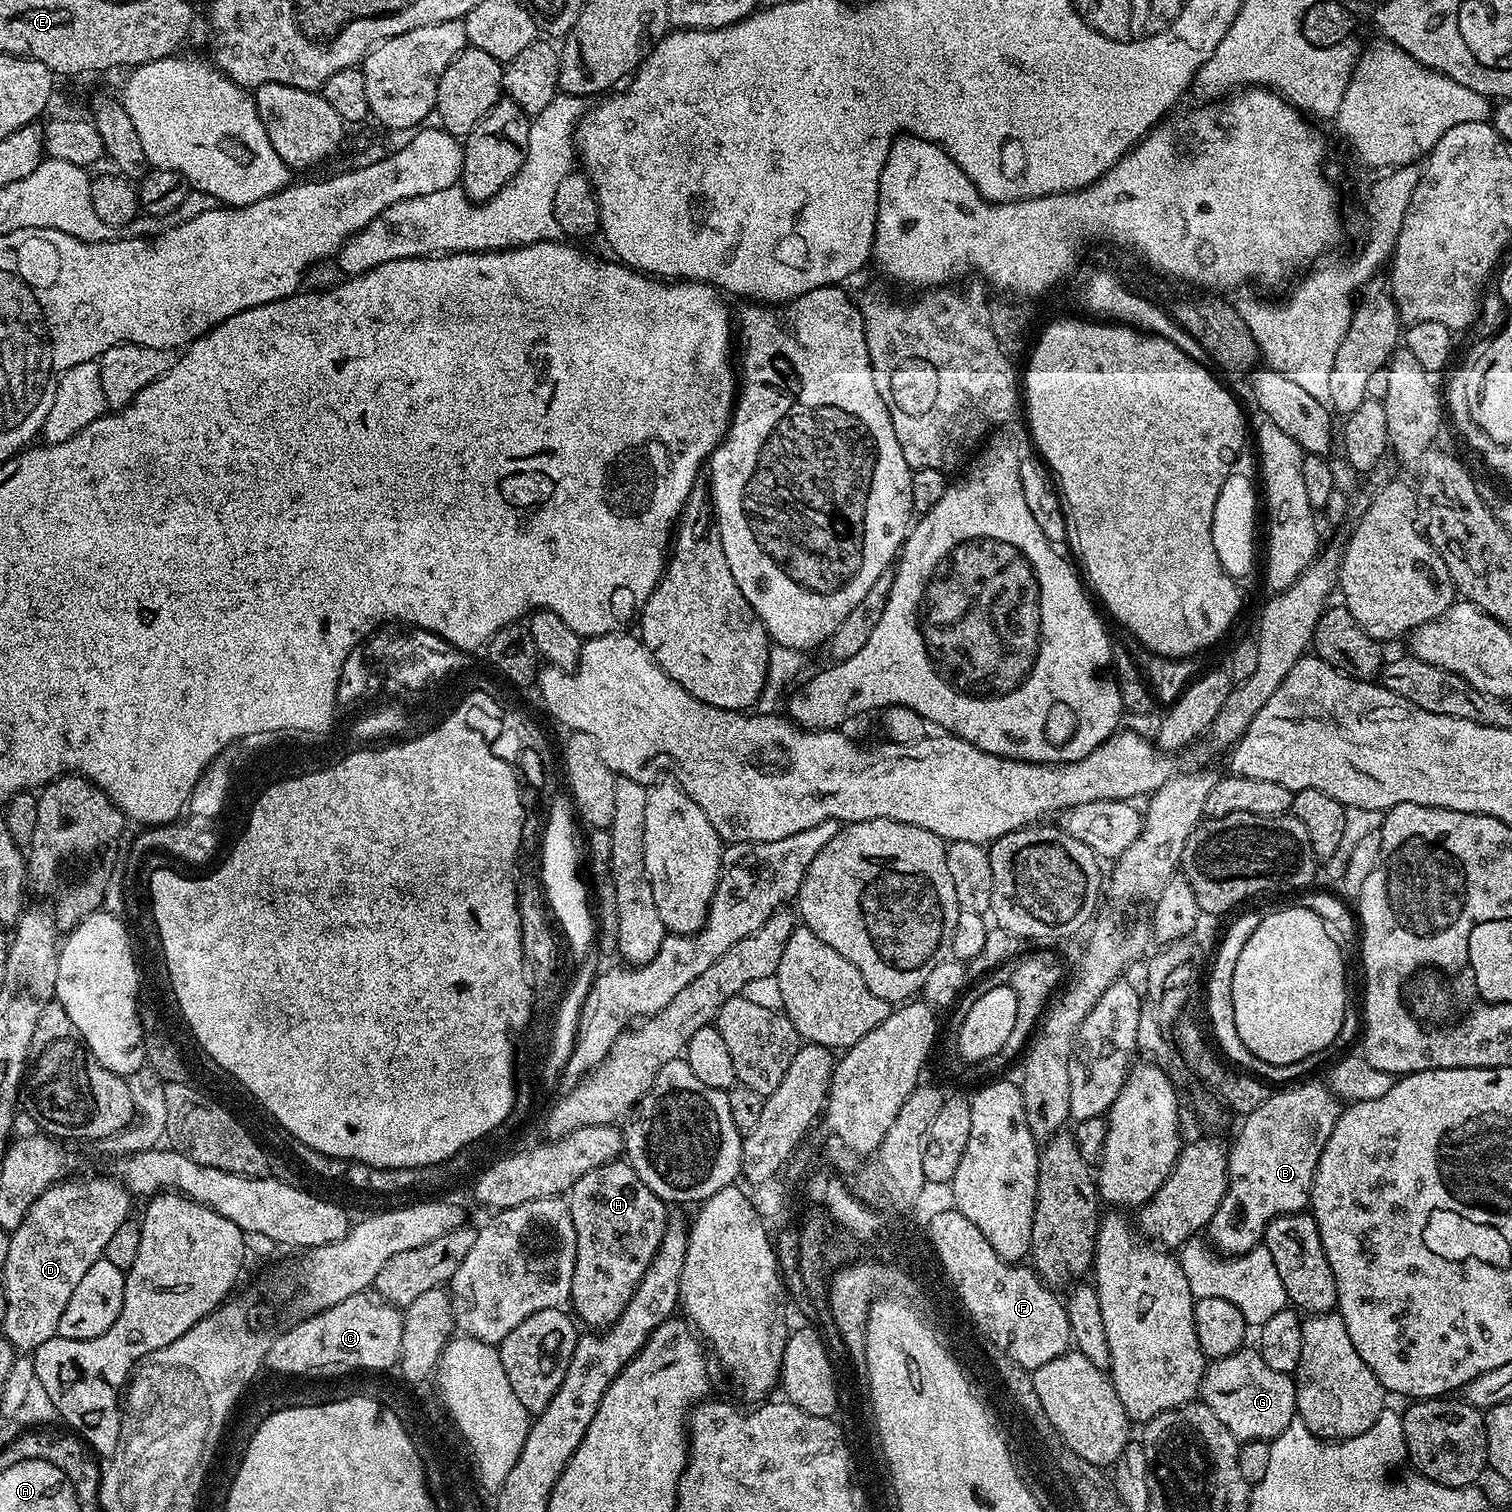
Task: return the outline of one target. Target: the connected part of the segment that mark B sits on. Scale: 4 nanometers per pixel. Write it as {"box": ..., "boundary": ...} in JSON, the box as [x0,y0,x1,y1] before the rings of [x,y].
{"box":[1206,1083,1342,1258],"boundary":[[[1297,1083],[1295,1086],[1288,1086],[1285,1092],[1273,1091],[1266,1098],[1266,1102],[1262,1102],[1262,1106],[1258,1106],[1258,1110],[1254,1110],[1250,1115],[1243,1117],[1242,1123],[1244,1125],[1240,1128],[1240,1133],[1236,1136],[1236,1141],[1230,1144],[1231,1151],[1228,1155],[1228,1188],[1225,1191],[1225,1196],[1221,1200],[1221,1204],[1217,1208],[1217,1212],[1206,1227],[1206,1236],[1210,1241],[1211,1247],[1215,1249],[1219,1255],[1227,1258],[1230,1256],[1245,1256],[1250,1249],[1257,1247],[1264,1239],[1264,1231],[1266,1226],[1274,1218],[1279,1216],[1285,1216],[1291,1212],[1302,1212],[1309,1207],[1312,1199],[1312,1183],[1314,1182],[1314,1174],[1316,1173],[1316,1167],[1318,1166],[1318,1158],[1322,1154],[1322,1150],[1326,1146],[1326,1142],[1330,1138],[1330,1134],[1334,1130],[1334,1126],[1338,1122],[1342,1111],[1341,1101],[1338,1099],[1335,1092],[1332,1091],[1331,1087],[1325,1086],[1324,1088],[1320,1084],[1300,1084]]]}

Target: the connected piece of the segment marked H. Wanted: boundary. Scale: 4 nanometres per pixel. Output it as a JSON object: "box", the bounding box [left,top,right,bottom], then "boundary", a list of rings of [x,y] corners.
{"box":[566,1162,670,1330],"boundary":[[[627,1162],[603,1164],[590,1170],[590,1174],[582,1174],[582,1178],[578,1178],[578,1182],[574,1182],[574,1186],[566,1193],[566,1199],[570,1218],[574,1218],[574,1234],[576,1235],[574,1282],[570,1308],[581,1325],[589,1324],[592,1327],[589,1329],[600,1330],[620,1315],[624,1305],[636,1292],[638,1282],[646,1274],[662,1242],[662,1234],[670,1219],[669,1209],[664,1201],[659,1200],[654,1194],[654,1190],[650,1190],[650,1186],[646,1186],[646,1182],[638,1178],[632,1165]]]}

